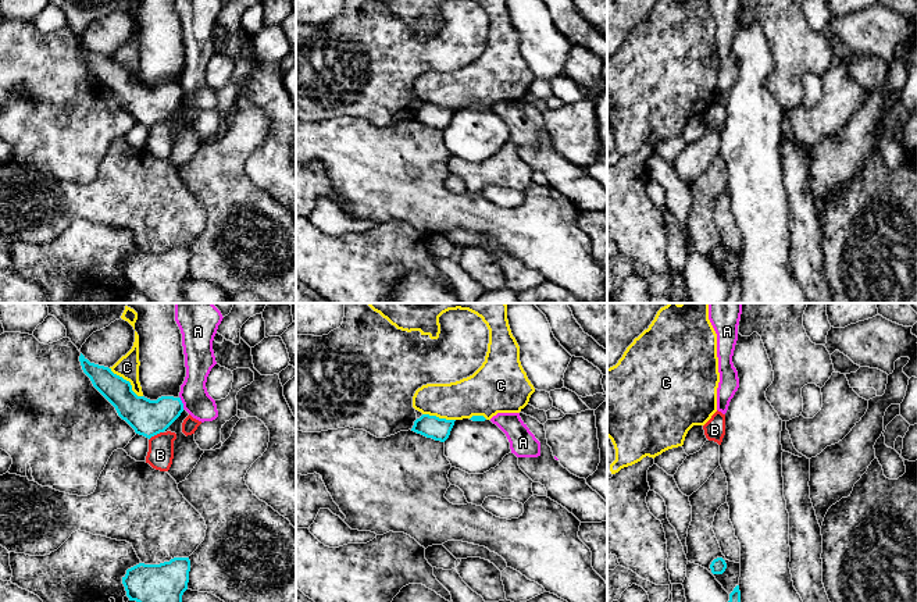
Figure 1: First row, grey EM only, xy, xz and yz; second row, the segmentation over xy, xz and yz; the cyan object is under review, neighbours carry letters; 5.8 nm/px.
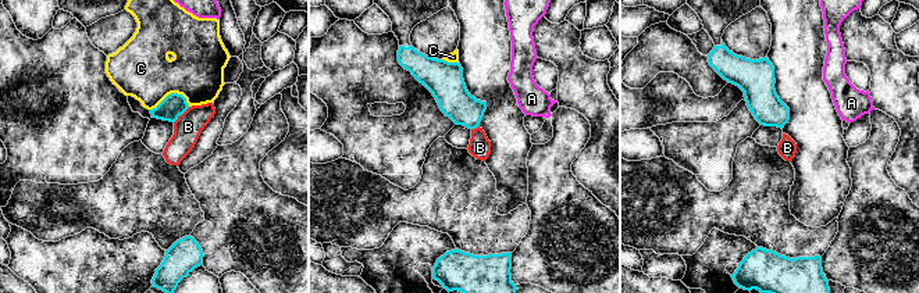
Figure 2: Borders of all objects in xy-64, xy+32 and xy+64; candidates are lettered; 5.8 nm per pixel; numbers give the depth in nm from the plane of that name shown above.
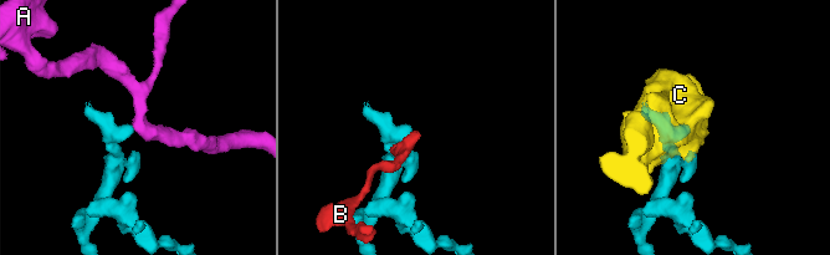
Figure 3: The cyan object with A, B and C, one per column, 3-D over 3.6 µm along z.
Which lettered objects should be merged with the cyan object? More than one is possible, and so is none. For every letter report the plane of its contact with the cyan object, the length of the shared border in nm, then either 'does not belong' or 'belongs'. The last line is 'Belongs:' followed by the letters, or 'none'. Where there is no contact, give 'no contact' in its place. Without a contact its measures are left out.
A: xy | 80 nm | does not belong
B: xy | 100 nm | does not belong
C: xy | 260 nm | does not belong
Belongs: none

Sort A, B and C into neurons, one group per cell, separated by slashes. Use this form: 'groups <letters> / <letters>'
groups A / B / C

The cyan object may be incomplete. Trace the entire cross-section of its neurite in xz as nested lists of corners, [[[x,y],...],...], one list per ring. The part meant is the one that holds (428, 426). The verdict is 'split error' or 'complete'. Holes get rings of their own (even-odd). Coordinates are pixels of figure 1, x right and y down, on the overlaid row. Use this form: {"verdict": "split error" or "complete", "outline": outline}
{"verdict": "complete", "outline": [[[422,414],[414,421],[411,431],[427,438],[445,442],[454,425],[456,420],[439,418],[436,416]]]}

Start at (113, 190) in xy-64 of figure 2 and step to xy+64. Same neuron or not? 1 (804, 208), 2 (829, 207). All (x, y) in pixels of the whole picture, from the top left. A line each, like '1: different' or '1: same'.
1: different
2: different

